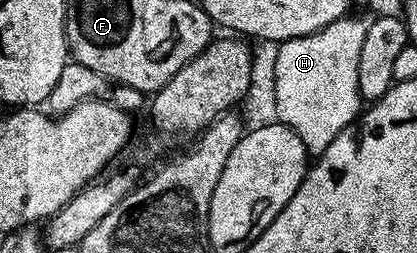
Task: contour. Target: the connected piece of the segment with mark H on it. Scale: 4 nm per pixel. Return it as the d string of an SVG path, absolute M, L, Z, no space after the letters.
M346 16L339 21L333 21L321 30L307 36L292 38L279 45L275 64L278 118L299 136L311 156L320 156L330 146L331 141L335 140L335 136L356 121L360 115L363 99L358 90L359 57L369 23L368 19Z

